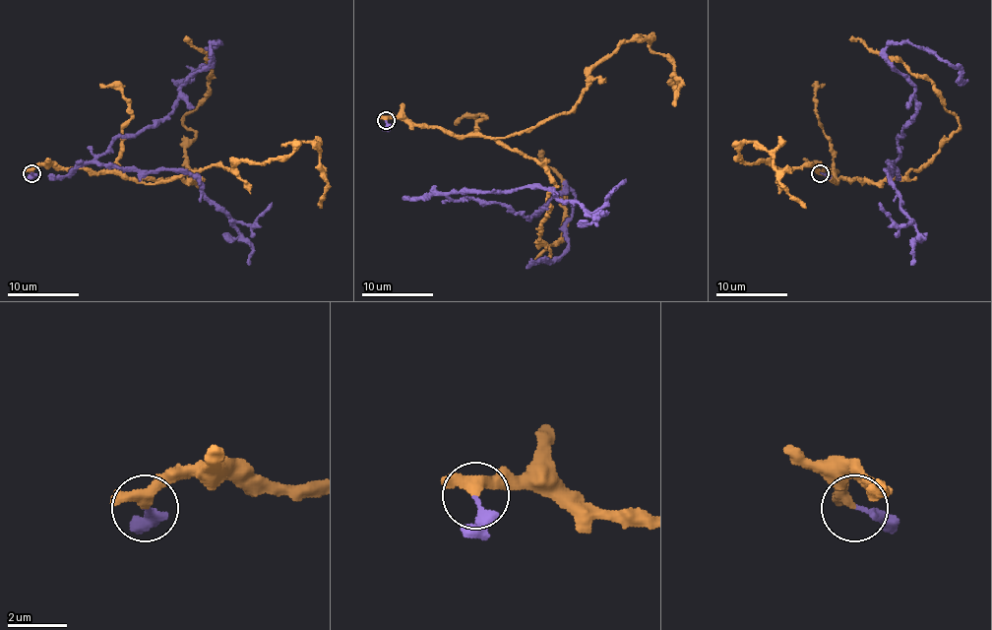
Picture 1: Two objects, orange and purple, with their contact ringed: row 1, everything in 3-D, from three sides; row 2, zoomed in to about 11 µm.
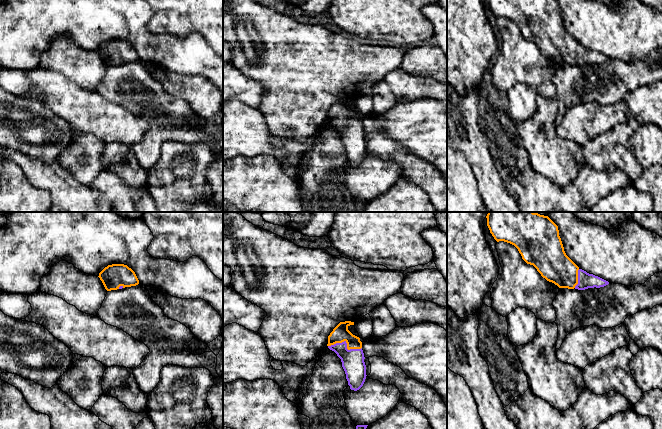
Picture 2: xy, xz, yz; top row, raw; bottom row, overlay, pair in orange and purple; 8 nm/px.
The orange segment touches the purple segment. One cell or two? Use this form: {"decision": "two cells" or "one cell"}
{"decision": "two cells"}

